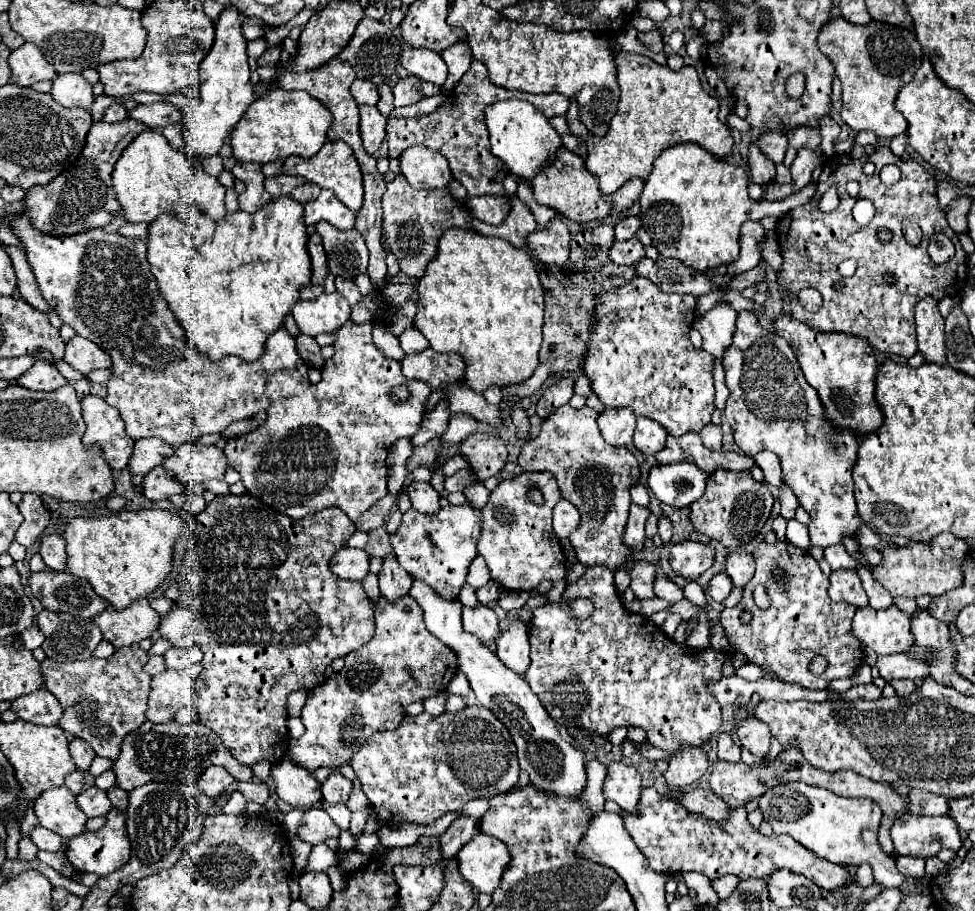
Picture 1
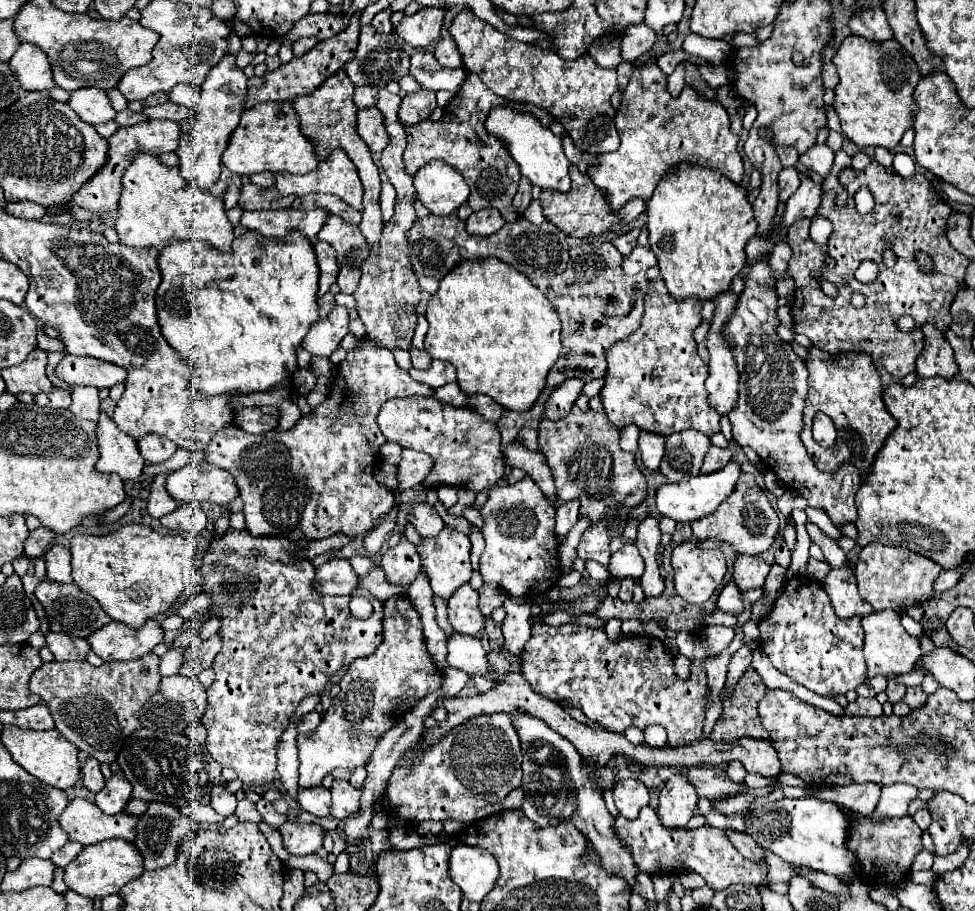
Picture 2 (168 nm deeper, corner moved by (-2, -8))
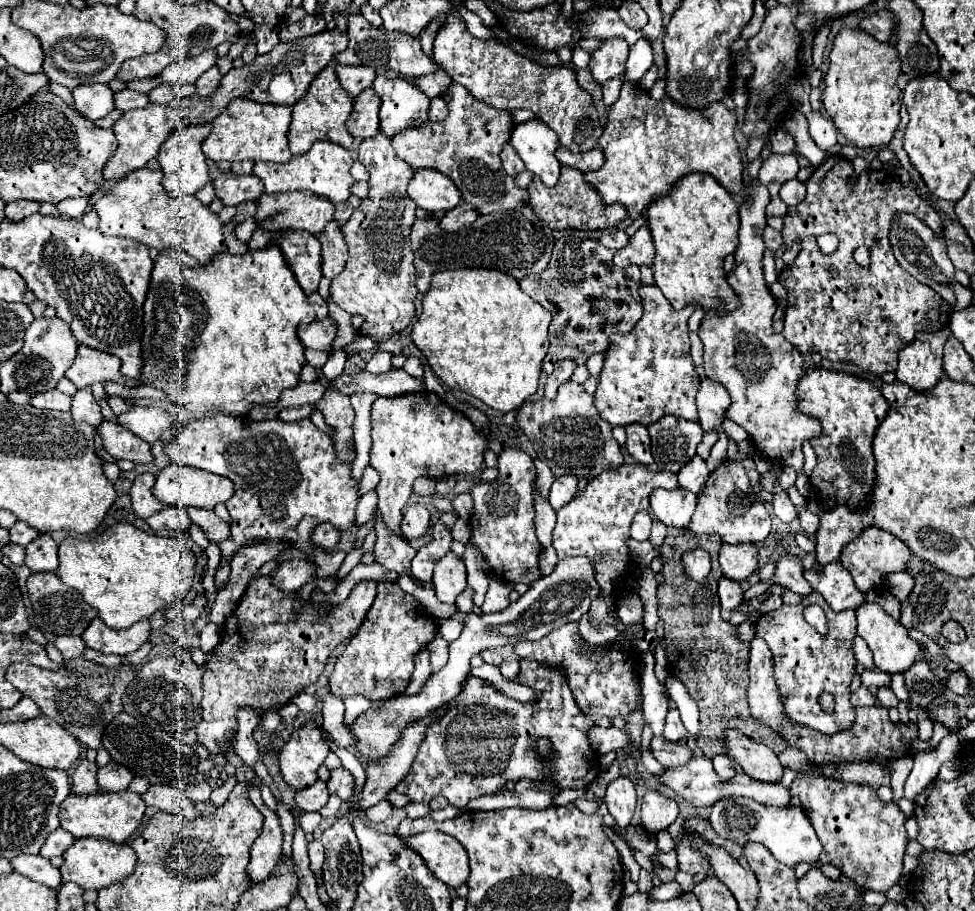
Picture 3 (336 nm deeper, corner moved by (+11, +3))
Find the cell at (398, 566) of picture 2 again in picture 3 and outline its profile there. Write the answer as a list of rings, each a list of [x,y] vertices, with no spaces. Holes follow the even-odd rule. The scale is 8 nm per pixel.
[[[417,392],[399,398],[379,396],[371,408],[371,466],[377,468],[381,480],[377,484],[379,512],[383,514],[383,526],[401,534],[403,506],[411,496],[415,478],[447,478],[453,474],[477,476],[483,466],[485,440],[475,432],[471,420],[447,406],[433,392]]]

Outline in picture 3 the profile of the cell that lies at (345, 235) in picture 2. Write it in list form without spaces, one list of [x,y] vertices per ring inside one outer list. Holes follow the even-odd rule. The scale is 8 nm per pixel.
[[[283,192],[283,194],[263,194],[257,200],[257,214],[255,220],[261,224],[265,230],[305,230],[313,236],[319,236],[323,228],[333,220],[335,206],[329,198],[325,196],[313,196],[311,192]]]

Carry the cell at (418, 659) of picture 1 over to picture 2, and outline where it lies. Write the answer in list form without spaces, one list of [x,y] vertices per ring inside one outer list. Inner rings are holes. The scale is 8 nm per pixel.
[[[408,597],[384,601],[384,641],[378,649],[350,663],[340,681],[340,693],[314,733],[298,735],[300,787],[318,787],[338,767],[354,769],[366,763],[384,731],[394,727],[422,697],[440,687],[442,675],[430,659],[422,635],[422,621]]]

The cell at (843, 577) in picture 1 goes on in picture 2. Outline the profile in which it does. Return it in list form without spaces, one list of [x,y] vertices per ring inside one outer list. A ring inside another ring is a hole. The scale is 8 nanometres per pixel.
[[[850,567],[830,569],[826,579],[822,581],[822,589],[828,593],[832,607],[840,619],[864,617],[872,613],[870,603],[866,603],[858,595],[858,587],[854,587],[854,571]]]

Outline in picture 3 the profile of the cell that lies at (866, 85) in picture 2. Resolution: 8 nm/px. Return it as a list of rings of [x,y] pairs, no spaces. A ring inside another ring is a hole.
[[[841,28],[839,34],[833,40],[833,48],[829,54],[829,70],[823,78],[823,106],[839,132],[859,148],[875,148],[875,146],[887,146],[893,138],[893,132],[897,130],[897,124],[901,120],[901,90],[897,86],[897,80],[901,76],[901,60],[897,56],[897,50],[893,44],[879,42],[871,34],[859,30],[859,28]]]

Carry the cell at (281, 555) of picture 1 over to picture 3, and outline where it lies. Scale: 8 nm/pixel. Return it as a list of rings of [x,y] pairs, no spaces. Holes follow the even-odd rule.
[[[255,576],[255,578],[251,580],[251,584],[247,586],[245,594],[241,596],[239,606],[235,608],[235,612],[233,612],[233,614],[227,618],[227,622],[223,624],[223,636],[221,636],[219,644],[207,654],[207,662],[205,662],[205,666],[203,666],[203,678],[201,678],[201,684],[203,684],[203,702],[201,702],[201,704],[203,704],[203,724],[197,726],[197,742],[199,742],[201,746],[205,746],[205,748],[207,748],[211,754],[215,754],[215,756],[235,754],[235,750],[233,750],[235,740],[233,740],[233,738],[235,738],[235,732],[237,732],[237,712],[239,712],[241,708],[253,708],[253,710],[257,710],[259,714],[263,714],[265,710],[283,708],[283,704],[291,702],[299,692],[303,692],[303,688],[315,684],[317,678],[319,678],[319,674],[325,670],[331,652],[333,652],[339,644],[343,644],[345,640],[351,640],[351,638],[357,634],[357,630],[363,626],[365,616],[367,616],[367,612],[369,612],[373,600],[375,600],[375,588],[377,588],[377,582],[375,582],[375,580],[363,580],[363,582],[355,584],[355,588],[351,590],[351,594],[349,594],[349,598],[347,598],[345,602],[341,602],[341,604],[331,604],[331,602],[311,602],[311,598],[309,598],[309,600],[301,600],[301,598],[297,596],[297,592],[283,592],[283,590],[275,588],[271,576]]]

